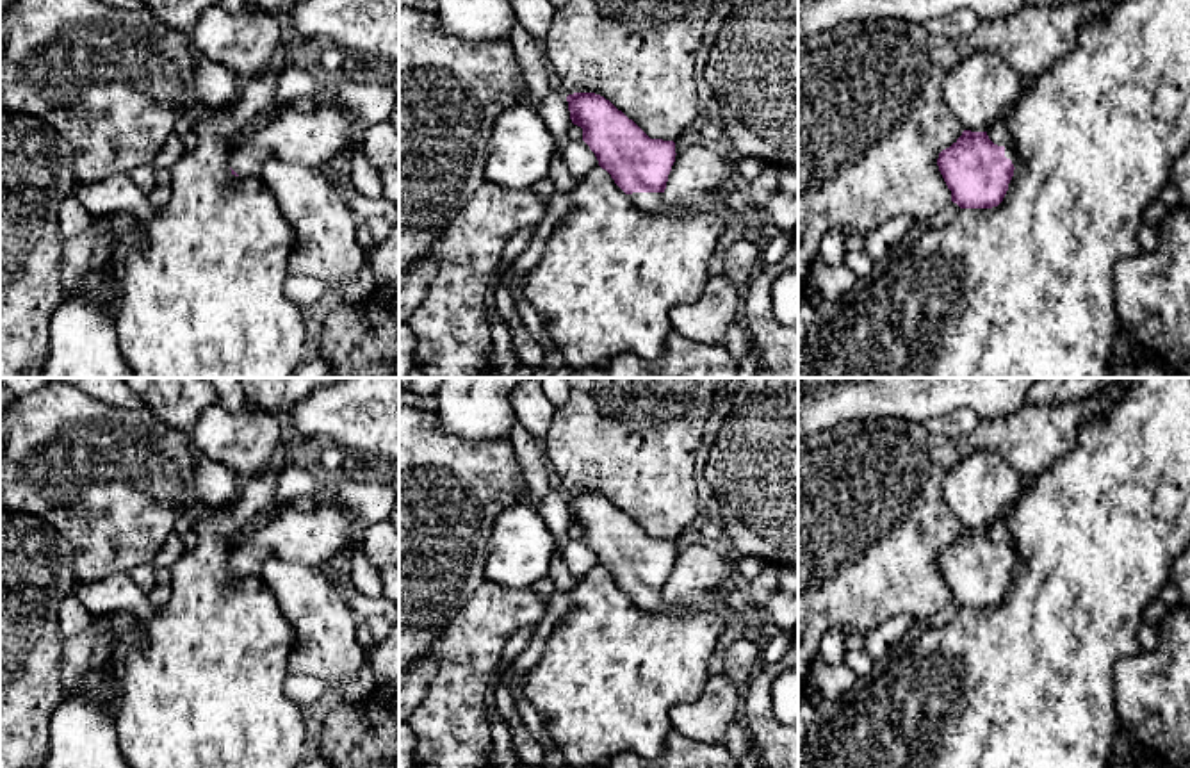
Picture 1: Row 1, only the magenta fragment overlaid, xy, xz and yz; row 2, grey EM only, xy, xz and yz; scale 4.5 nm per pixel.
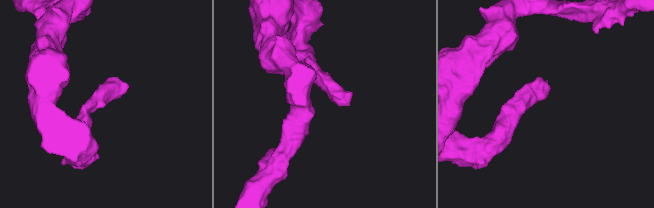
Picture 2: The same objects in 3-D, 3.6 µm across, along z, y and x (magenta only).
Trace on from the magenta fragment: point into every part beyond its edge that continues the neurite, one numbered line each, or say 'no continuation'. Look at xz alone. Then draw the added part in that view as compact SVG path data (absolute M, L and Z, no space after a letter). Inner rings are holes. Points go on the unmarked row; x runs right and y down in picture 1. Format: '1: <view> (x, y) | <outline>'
1: xz (738, 624) | M721 590L707 592L702 597L684 602L679 606L672 606L664 592L632 592L629 593L631 599L636 602L645 611L652 613L711 613L718 615L725 620L725 633L720 638L720 647L727 649L739 638L754 633L755 622L752 613L739 613L732 608L729 608L721 599L720 599Z

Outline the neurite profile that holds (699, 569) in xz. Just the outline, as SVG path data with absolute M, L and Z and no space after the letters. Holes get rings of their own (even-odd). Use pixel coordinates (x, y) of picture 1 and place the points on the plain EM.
M689 545L675 554L664 597L672 606L679 606L734 584L738 572L730 552L720 547Z

